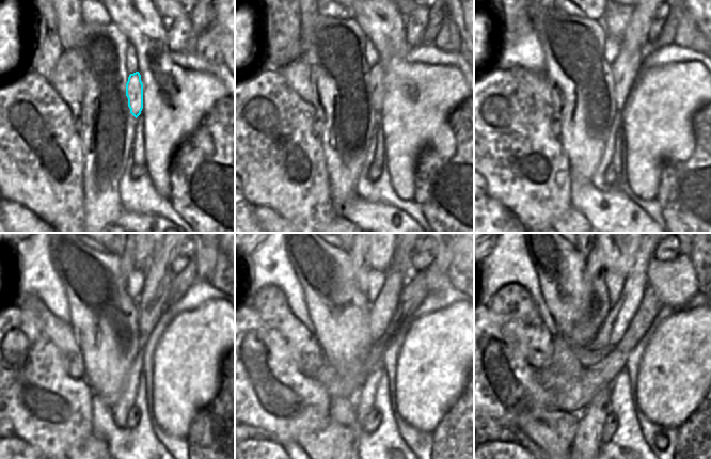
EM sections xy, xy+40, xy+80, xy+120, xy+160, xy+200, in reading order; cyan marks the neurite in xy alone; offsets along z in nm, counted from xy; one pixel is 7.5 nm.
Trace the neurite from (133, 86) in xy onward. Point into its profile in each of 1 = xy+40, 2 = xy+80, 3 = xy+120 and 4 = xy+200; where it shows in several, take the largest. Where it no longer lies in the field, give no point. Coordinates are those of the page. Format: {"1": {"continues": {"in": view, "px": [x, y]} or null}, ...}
{"1": {"continues": {"in": "xy+40", "px": [376, 73]}}, "2": {"continues": {"in": "xy+80", "px": [629, 63]}}, "3": {"continues": {"in": "xy+120", "px": [149, 305]}}, "4": {"continues": {"in": "xy+200", "px": [633, 289]}}}

